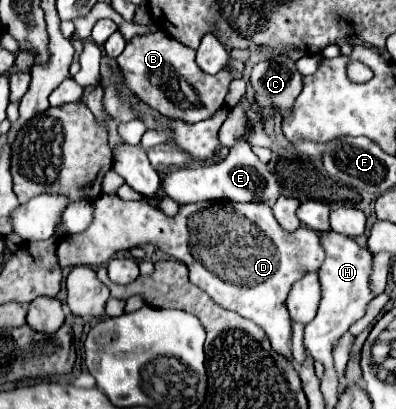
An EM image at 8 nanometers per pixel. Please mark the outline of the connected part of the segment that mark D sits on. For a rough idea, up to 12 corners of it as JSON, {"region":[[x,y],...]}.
{"region":[[101,194],[58,242],[66,266],[152,244],[292,360],[286,296],[324,260],[268,204],[176,216]]}

